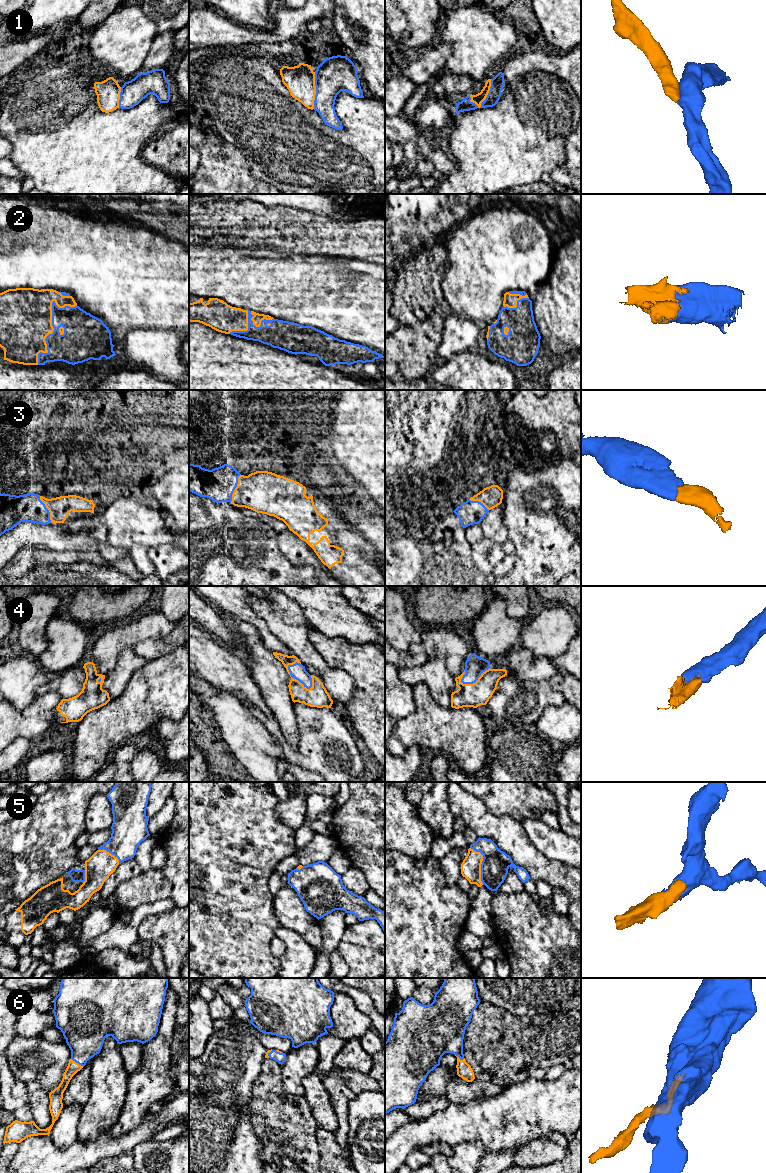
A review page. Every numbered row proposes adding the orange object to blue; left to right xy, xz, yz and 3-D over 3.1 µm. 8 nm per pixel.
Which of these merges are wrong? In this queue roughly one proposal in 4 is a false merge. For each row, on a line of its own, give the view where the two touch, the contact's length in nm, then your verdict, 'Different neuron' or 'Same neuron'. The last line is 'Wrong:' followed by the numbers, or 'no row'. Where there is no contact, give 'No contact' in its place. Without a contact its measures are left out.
1: Touches blue in yz. Shared border 260 nm. Different neuron
2: Touches blue in xy. Shared border 550 nm. Same neuron
3: Touches blue in xz. Shared border 240 nm. Same neuron
4: Touches blue in xz. Shared border 260 nm. Same neuron
5: Touches blue in yz. Shared border 320 nm. Same neuron
6: Touches blue in xy. Shared border 120 nm. Same neuron
Wrong: 1

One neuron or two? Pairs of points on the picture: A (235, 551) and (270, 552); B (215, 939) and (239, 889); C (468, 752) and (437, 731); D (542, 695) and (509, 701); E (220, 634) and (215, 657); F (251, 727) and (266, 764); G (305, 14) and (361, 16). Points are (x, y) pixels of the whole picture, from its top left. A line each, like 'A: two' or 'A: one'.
A: one
B: one
C: one
D: one
E: two
F: one
G: two

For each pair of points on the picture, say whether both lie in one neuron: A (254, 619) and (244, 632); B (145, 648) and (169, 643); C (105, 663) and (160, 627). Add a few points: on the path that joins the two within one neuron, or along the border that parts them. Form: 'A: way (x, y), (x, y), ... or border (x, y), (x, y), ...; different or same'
A: border (231, 614), (250, 623), (255, 628), (263, 644); different
B: way (151, 648), (163, 646); same
C: way (115, 648), (130, 633), (145, 628); same

